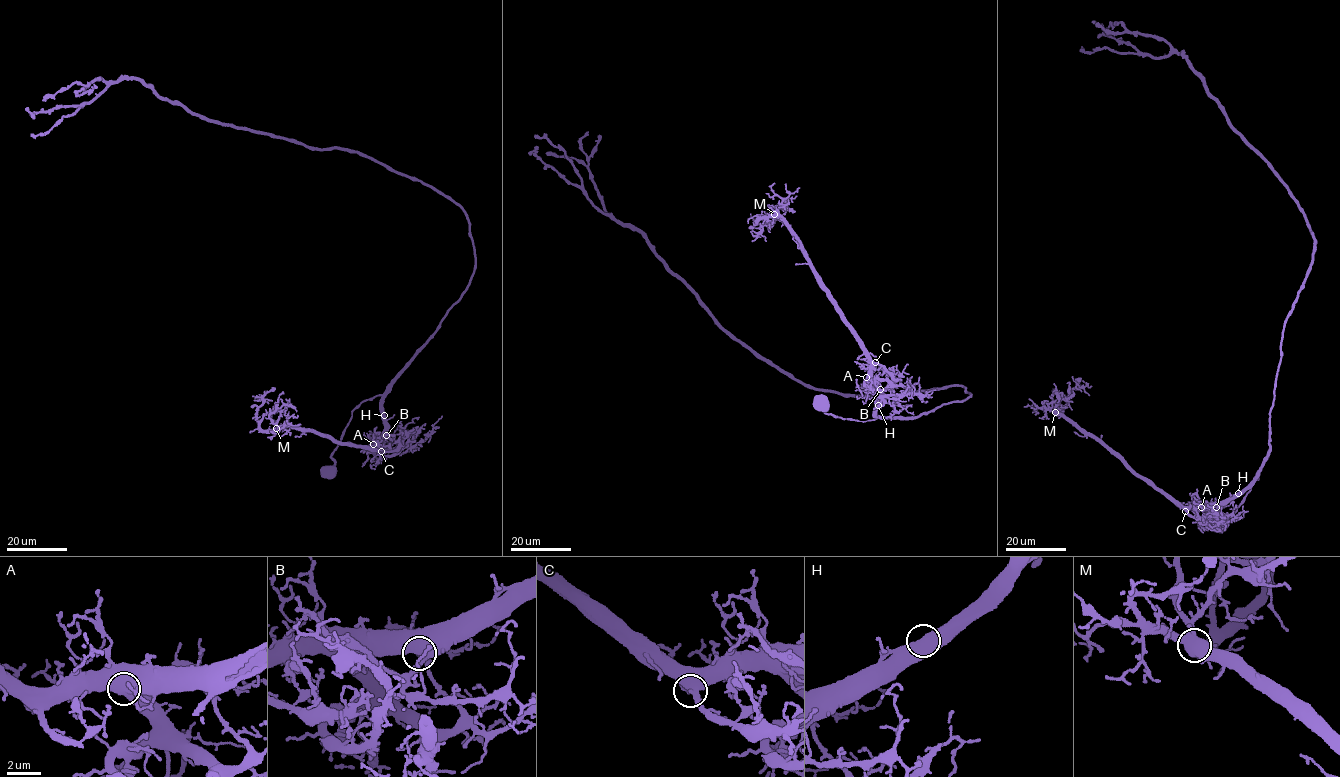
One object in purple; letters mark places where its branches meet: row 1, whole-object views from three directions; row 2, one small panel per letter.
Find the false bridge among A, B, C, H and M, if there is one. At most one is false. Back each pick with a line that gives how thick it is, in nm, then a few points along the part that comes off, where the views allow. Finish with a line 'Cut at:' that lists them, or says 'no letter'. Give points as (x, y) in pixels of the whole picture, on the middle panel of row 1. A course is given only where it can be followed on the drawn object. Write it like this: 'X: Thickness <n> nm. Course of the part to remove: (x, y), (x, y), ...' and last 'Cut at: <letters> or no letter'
Cut at: no letter

